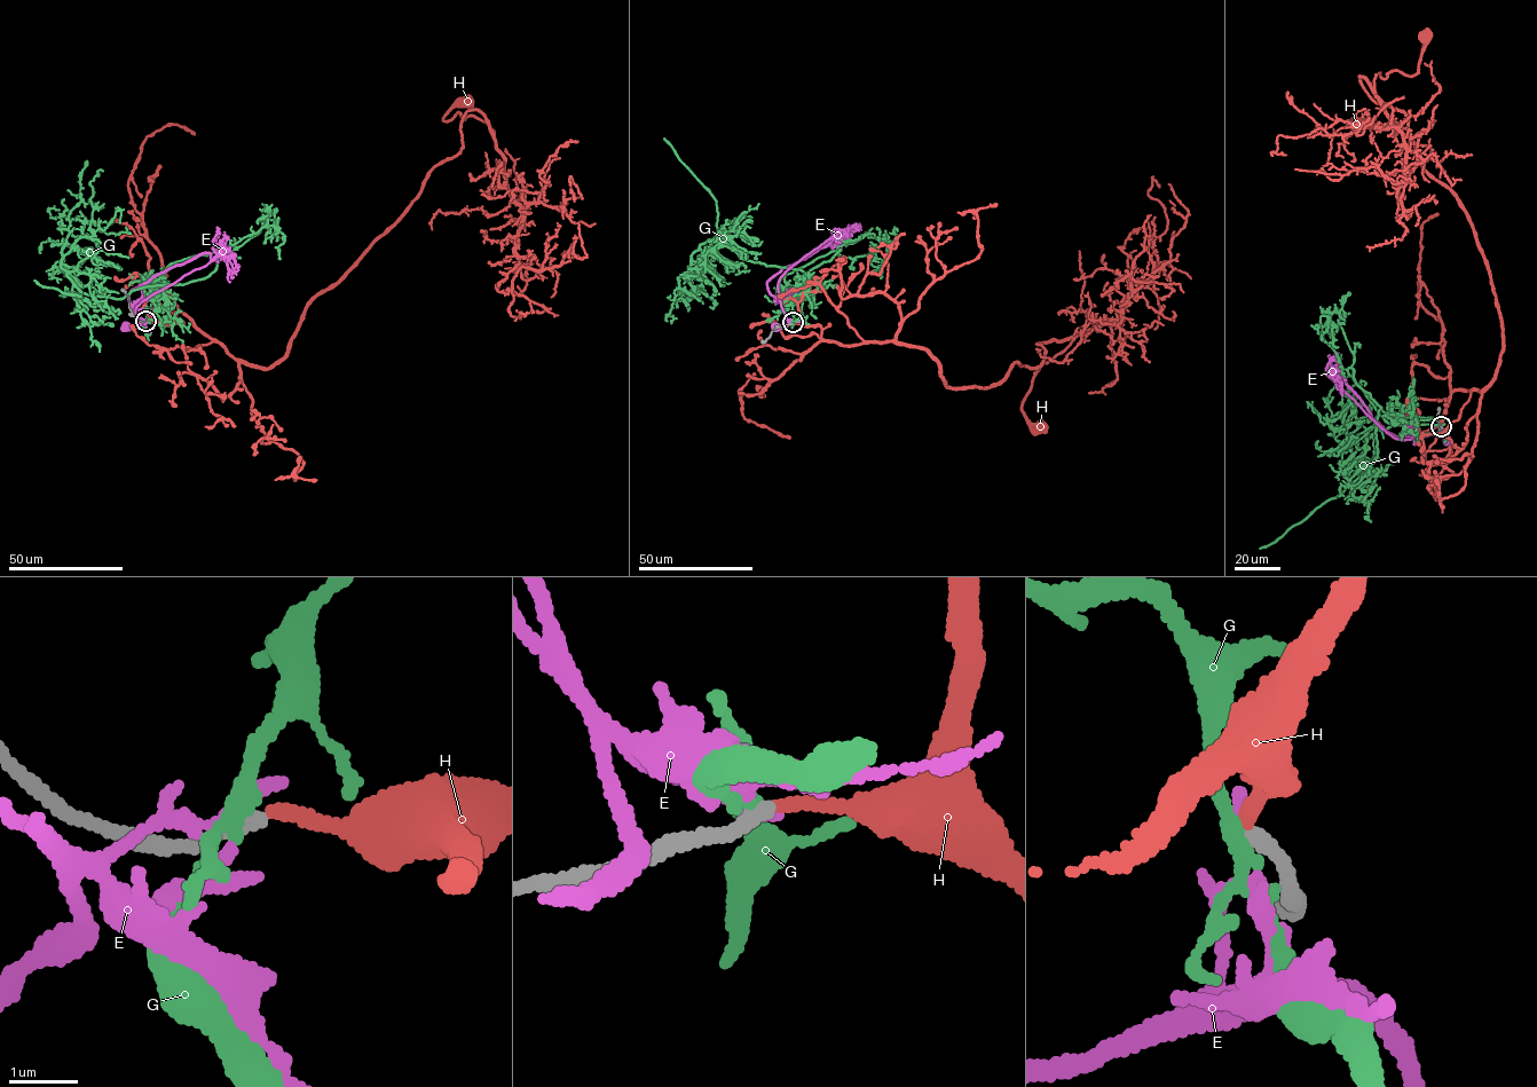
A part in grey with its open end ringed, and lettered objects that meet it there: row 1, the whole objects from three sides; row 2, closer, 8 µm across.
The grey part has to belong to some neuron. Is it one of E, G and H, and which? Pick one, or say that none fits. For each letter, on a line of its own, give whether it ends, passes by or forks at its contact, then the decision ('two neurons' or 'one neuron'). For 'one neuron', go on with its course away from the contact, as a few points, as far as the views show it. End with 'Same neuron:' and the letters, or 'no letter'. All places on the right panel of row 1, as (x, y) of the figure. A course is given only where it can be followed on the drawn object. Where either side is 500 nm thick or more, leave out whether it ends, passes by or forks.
E: it ends | two neurons
G: it forks | two neurons
H: it ends | one neuron | via (1441, 426), (1453, 390), (1486, 391), (1495, 376), (1495, 292), (1407, 116), (1360, 81), (1415, 75), (1425, 37)
Same neuron: H

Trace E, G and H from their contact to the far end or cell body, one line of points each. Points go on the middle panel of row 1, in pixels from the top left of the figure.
E: (793, 323), (775, 328)
G: (793, 323), (779, 278), (841, 250), (806, 273), (742, 259), (717, 238), (692, 254), (711, 252), (706, 290)
H: (793, 322), (850, 346), (924, 348), (953, 387), (1037, 368), (1035, 344), (1072, 338), (1023, 403), (1041, 426)

